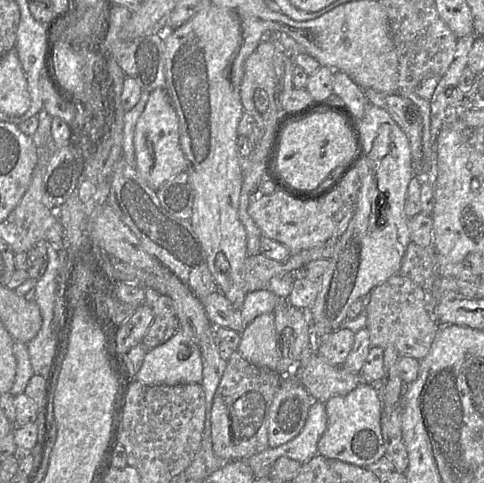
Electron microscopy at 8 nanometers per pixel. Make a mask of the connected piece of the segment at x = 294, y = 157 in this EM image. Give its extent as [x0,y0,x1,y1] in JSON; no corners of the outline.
[276,110,355,189]

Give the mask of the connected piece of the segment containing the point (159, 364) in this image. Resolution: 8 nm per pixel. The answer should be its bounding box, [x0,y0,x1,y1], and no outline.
[135,329,203,385]

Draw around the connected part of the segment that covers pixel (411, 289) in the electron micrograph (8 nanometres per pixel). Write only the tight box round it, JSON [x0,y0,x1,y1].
[366,273,441,361]

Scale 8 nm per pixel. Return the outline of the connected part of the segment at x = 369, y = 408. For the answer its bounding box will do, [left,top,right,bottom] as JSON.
[318,381,385,467]

